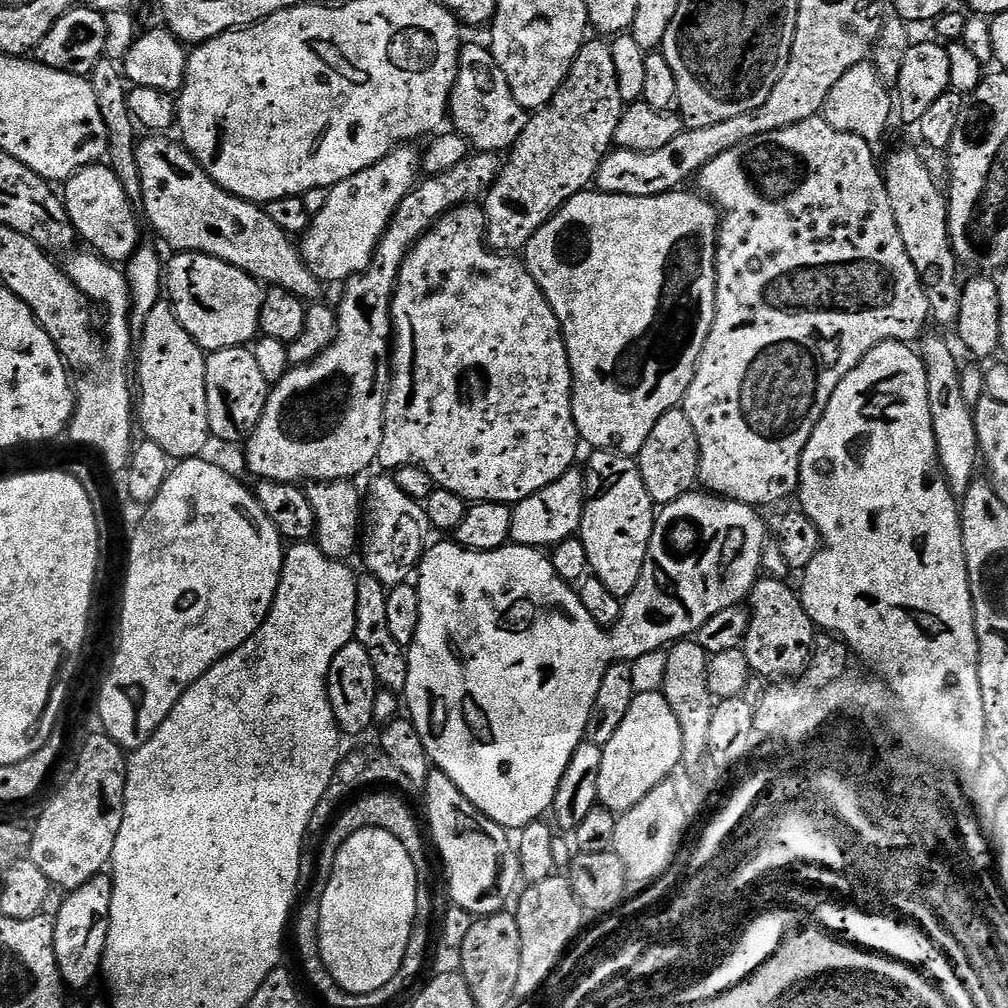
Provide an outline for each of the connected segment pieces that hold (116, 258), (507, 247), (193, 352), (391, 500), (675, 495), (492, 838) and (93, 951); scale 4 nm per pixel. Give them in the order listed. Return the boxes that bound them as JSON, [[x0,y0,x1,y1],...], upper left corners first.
[[62,163,142,262],[482,38,626,254],[138,298,210,461],[362,474,432,586],[638,407,700,506],[422,771,522,918],[54,875,111,989]]

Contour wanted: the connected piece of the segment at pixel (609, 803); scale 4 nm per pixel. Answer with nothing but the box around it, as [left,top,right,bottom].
[598,691,684,814]

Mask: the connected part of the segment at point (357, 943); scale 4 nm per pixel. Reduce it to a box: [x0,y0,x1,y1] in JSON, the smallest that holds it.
[318,826,418,996]

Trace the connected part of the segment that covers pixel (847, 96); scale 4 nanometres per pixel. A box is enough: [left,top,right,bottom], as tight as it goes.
[822,62,894,146]

